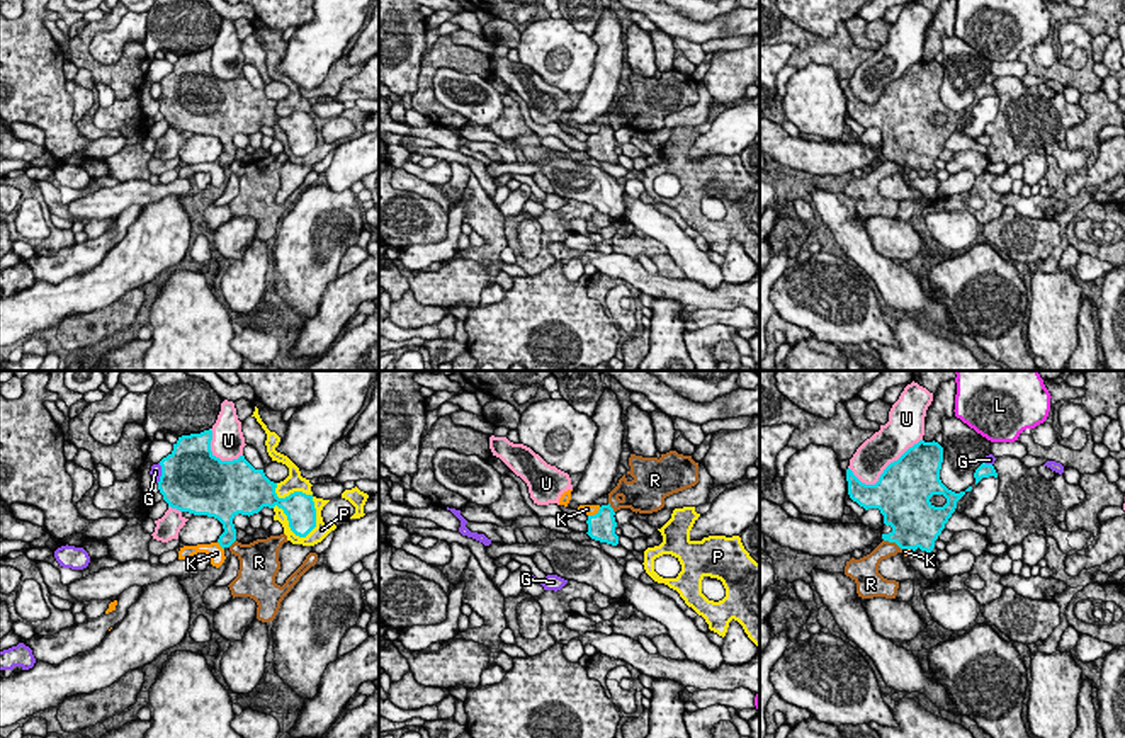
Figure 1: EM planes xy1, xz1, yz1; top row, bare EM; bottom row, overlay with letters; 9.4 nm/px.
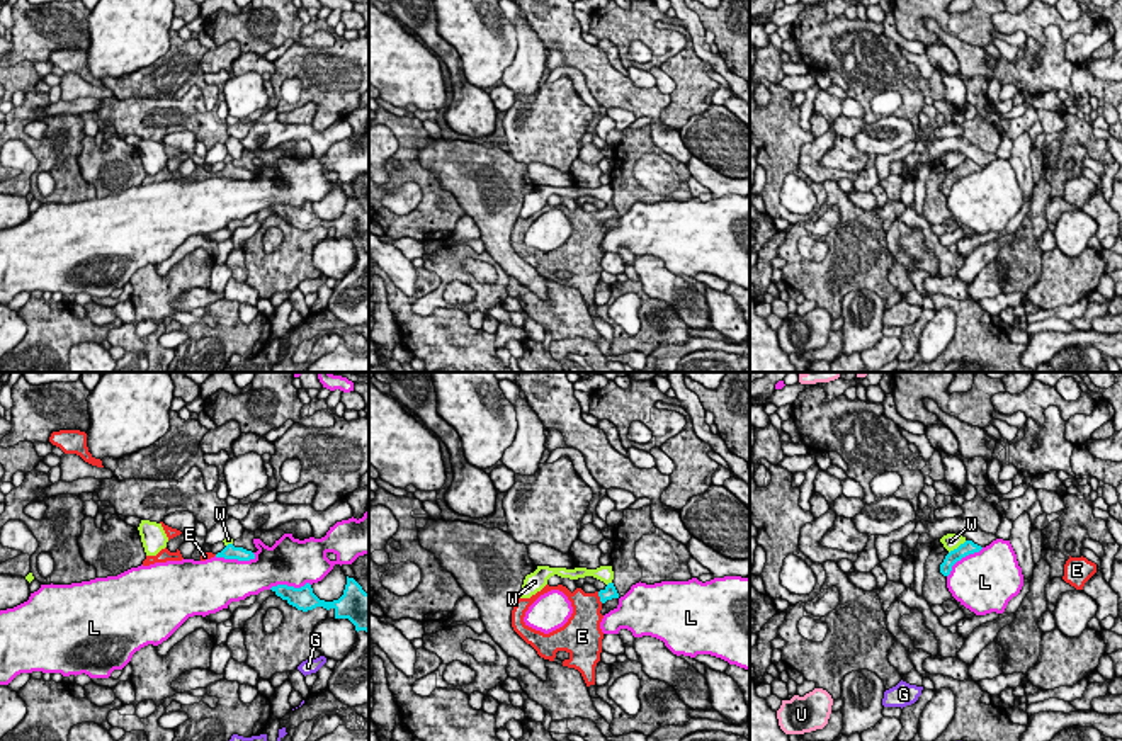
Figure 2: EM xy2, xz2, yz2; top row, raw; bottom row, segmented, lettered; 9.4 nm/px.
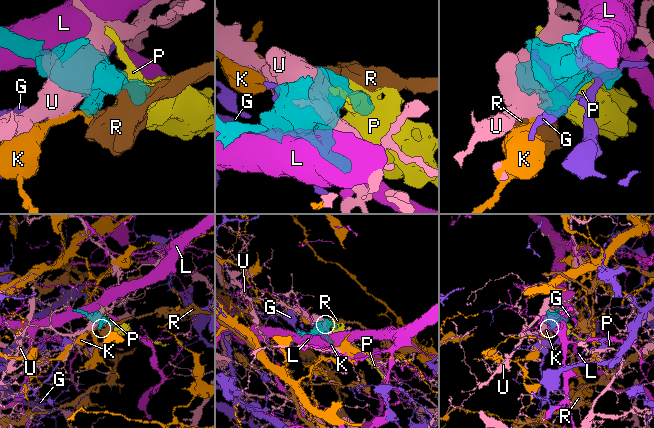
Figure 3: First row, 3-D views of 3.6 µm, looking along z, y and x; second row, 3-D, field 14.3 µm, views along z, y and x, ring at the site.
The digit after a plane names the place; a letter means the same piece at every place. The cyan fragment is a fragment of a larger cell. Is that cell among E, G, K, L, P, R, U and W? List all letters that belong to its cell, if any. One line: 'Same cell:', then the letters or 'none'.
Same cell: E

